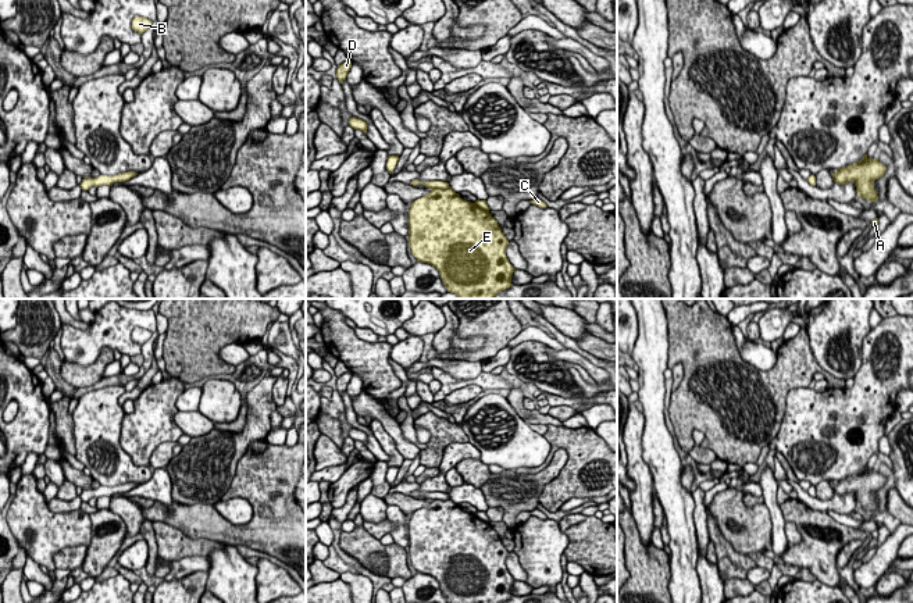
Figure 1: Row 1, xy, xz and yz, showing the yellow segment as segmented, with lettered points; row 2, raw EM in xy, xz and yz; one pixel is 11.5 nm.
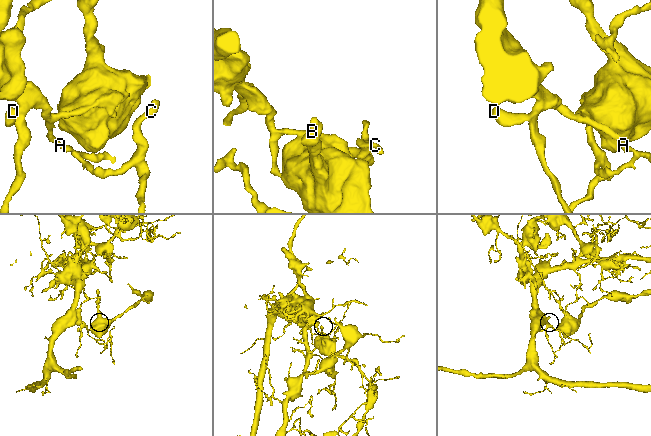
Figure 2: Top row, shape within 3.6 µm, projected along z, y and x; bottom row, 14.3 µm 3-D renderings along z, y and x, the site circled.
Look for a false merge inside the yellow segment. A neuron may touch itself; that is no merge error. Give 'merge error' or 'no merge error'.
merge error

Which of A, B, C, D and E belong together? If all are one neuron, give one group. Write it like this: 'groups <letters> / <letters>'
groups A C D / B E

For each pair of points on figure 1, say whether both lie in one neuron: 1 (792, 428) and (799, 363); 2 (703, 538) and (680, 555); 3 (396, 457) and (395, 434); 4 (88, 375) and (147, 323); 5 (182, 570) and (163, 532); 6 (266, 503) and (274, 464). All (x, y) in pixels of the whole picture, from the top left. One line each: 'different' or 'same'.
1: different
2: different
3: different
4: different
5: different
6: same

